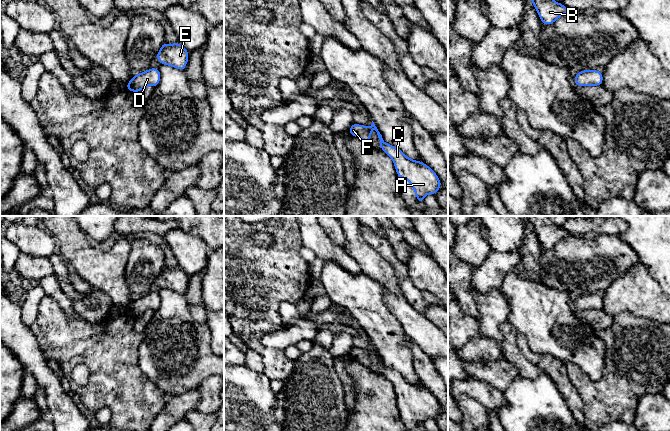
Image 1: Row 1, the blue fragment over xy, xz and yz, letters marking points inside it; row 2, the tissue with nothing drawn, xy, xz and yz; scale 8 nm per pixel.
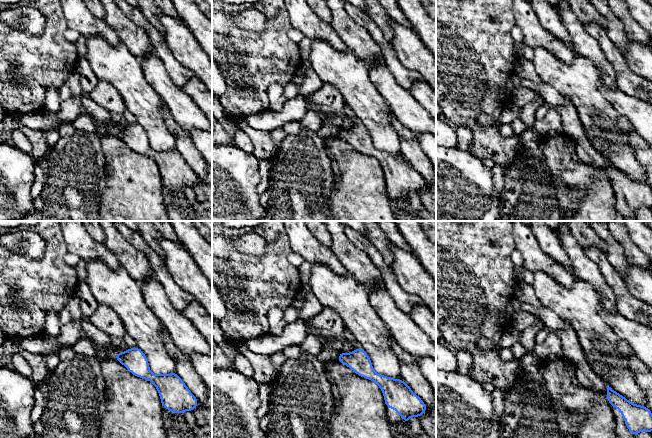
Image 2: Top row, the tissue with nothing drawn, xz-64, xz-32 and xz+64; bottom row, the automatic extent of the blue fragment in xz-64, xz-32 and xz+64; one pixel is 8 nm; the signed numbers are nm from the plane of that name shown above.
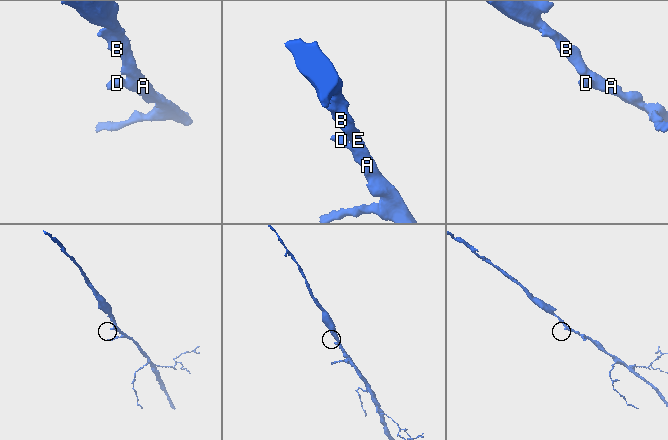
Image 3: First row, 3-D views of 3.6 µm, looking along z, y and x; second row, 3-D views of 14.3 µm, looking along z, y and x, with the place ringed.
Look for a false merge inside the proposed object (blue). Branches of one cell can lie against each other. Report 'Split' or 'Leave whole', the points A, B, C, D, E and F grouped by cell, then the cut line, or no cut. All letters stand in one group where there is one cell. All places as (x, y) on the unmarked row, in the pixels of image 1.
Leave whole. Groups: A B C D E F. No split

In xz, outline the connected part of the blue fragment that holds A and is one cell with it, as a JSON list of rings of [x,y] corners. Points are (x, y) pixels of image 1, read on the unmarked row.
[[[373,345],[371,350],[353,347],[348,356],[350,359],[369,367],[371,353],[377,356],[381,375],[392,383],[397,396],[397,402],[405,402],[410,407],[418,427],[422,428],[427,418],[435,419],[438,416],[442,407],[434,394],[424,386],[410,383],[399,372],[386,367]]]

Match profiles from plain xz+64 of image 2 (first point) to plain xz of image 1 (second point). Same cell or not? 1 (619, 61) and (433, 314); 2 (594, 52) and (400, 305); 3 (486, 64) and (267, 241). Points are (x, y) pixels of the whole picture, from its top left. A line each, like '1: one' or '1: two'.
1: two
2: two
3: two

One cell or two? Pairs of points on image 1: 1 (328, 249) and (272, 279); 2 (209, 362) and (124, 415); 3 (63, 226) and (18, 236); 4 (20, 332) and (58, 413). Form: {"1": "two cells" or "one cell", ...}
{"1": "two cells", "2": "two cells", "3": "two cells", "4": "one cell"}

